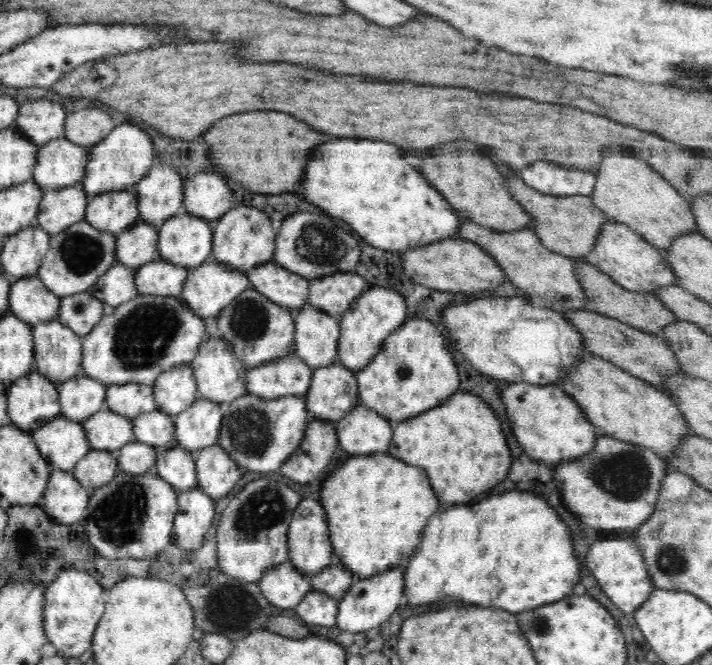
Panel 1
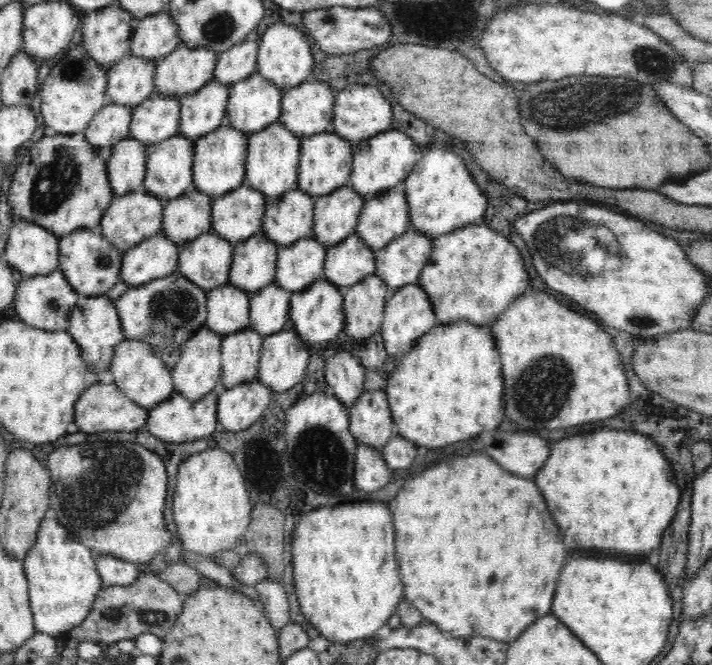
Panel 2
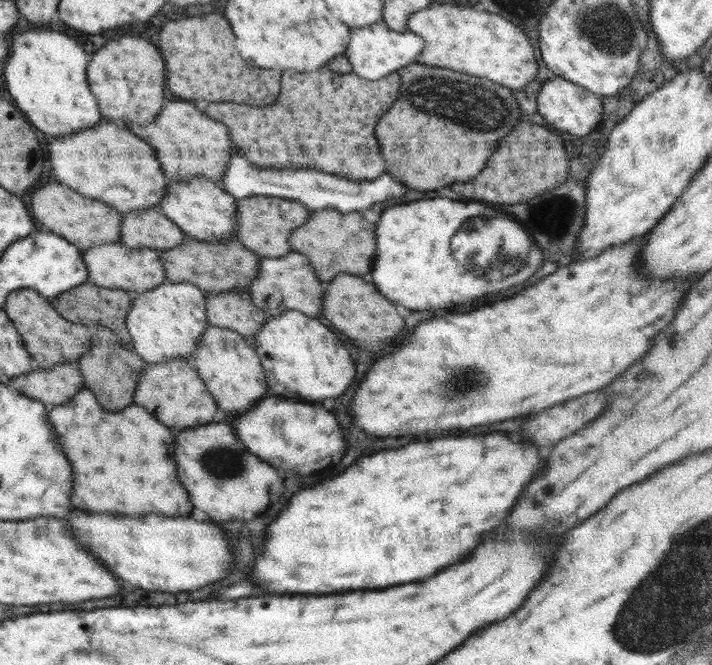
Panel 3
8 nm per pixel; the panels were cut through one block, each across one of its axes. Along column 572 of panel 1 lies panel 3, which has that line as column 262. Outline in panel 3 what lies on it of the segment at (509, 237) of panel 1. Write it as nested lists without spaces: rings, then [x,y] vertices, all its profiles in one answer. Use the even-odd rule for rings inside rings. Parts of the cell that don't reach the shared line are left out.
[[[296,251],[280,258],[261,258],[259,275],[251,282],[248,293],[252,302],[264,312],[268,319],[280,317],[286,311],[299,311],[317,319],[322,314],[326,286],[318,278],[309,258]]]

